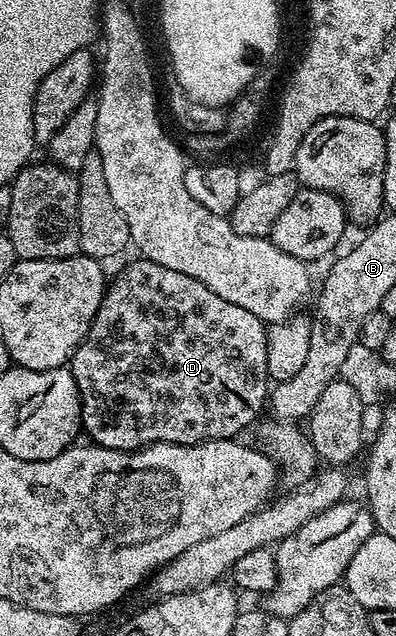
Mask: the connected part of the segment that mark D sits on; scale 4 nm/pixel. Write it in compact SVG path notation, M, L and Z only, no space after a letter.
M147 260L139 261L130 263L113 282L111 279L107 283L104 299L90 324L88 334L70 359L70 369L80 393L80 425L83 433L88 433L95 445L111 450L139 450L141 446L155 442L193 446L199 442L212 442L215 438L235 439L252 421L255 423L261 417L260 409L263 406L265 409L270 398L270 379L266 368L268 326L261 318L254 316L254 312L246 312L246 308L238 308L238 304L230 304L230 300L222 300L222 296L210 292L206 284L190 276L182 276L182 272L174 272L174 268L162 268L162 264Z

